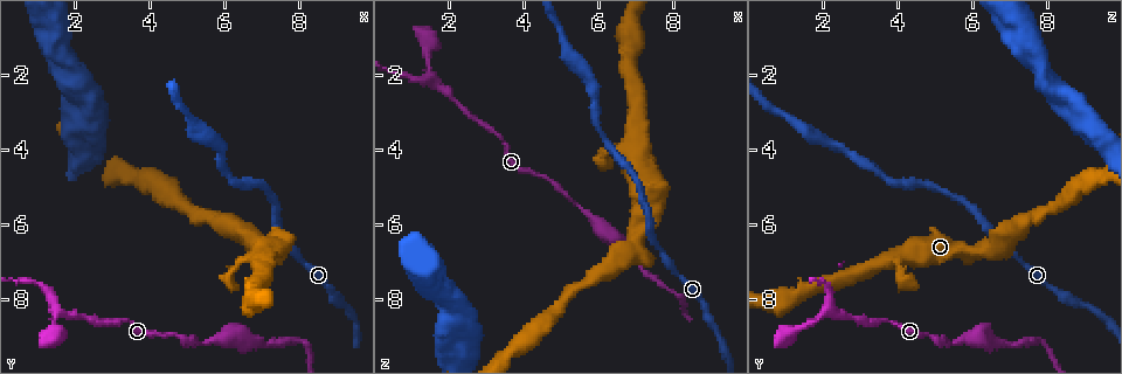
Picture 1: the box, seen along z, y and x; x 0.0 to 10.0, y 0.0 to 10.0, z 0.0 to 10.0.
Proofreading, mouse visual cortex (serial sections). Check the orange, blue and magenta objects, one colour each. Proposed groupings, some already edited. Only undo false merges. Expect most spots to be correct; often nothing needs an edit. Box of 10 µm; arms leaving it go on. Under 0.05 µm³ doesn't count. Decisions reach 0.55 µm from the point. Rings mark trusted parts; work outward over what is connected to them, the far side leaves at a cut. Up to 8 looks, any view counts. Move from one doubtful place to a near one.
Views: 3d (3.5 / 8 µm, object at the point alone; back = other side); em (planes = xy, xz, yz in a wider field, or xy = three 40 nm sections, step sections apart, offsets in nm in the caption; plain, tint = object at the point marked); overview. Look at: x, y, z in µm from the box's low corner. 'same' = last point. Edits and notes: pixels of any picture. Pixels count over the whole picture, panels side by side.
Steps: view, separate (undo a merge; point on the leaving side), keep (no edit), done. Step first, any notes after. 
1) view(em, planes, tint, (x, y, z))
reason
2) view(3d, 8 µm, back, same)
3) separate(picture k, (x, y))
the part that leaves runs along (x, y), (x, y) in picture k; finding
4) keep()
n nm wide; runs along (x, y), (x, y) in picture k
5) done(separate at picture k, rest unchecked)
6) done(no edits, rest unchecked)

view(3d, 3.5 µm, back, (5.20, 3.35, 1.35))
calibre changes

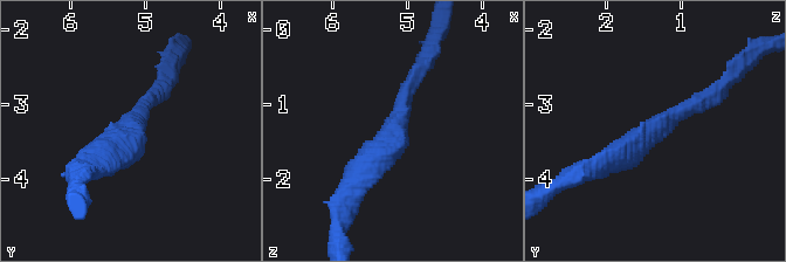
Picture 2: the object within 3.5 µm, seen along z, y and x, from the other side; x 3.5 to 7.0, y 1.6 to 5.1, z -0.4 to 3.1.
keep()
runs along (601, 165), (715, 90) in picture 2; one cell here

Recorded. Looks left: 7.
view(3d, 8 µm, (6.80, 6.90, 4.05))

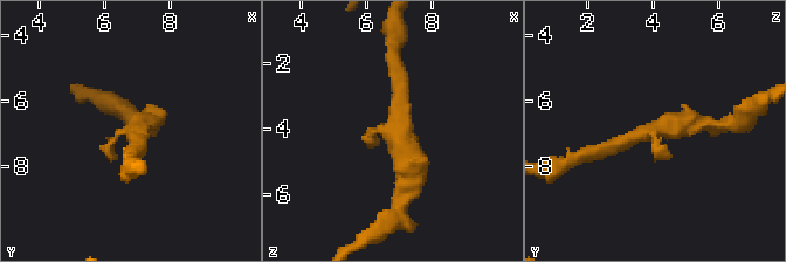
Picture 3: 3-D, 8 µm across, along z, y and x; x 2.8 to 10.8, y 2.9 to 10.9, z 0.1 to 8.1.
view(em, xy, step 3, tint, same)

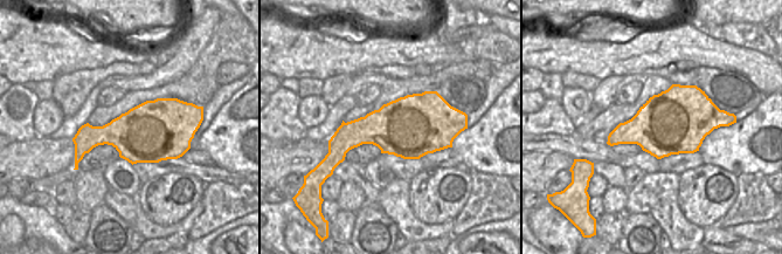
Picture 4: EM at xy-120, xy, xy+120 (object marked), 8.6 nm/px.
keep()
550 nm wide; runs along (690, 121), (670, 122), (627, 142) in picture 3; one cell here

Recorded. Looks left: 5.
view(3d, 3.5 µm, (1.60, 8.30, 2.05))
a fork

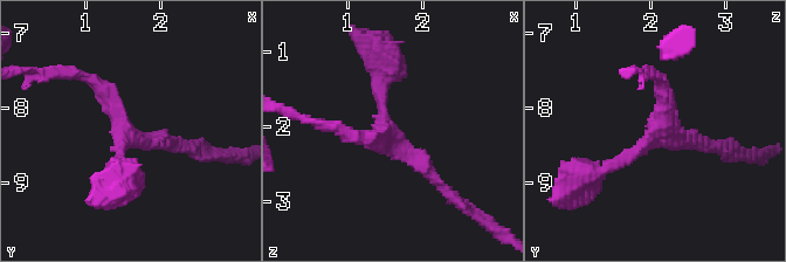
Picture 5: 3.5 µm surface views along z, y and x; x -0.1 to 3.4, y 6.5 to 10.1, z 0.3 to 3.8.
view(em, xy, step 2, tint, (1.60, 8.35, 2.15))
3 arms; arms of 200, 200, 200 nm; need the tissue

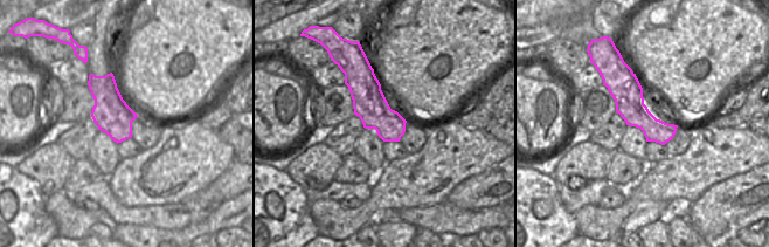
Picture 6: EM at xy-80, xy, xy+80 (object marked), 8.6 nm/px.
keep()
runs along (443, 188), (390, 135), (383, 71) in picture 5; continuous, no second cell

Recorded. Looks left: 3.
done(no edits, rest unchecked)

